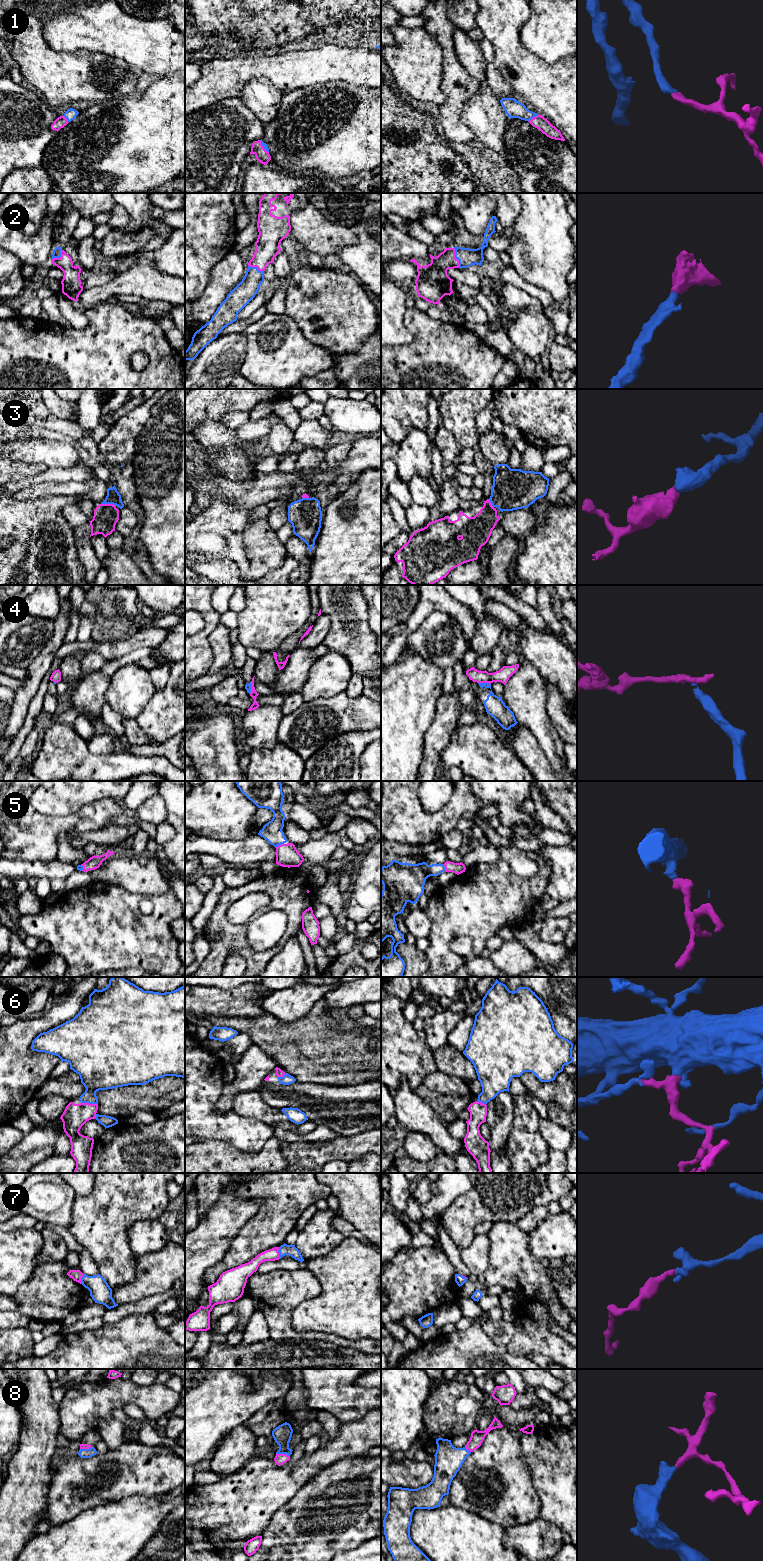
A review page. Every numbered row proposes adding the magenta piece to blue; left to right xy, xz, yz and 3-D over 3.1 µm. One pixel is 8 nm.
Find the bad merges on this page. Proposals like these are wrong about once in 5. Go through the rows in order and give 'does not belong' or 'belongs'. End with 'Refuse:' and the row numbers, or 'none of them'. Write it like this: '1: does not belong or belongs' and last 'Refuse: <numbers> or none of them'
1: belongs
2: belongs
3: belongs
4: does not belong
5: belongs
6: belongs
7: belongs
8: belongs
Refuse: 4

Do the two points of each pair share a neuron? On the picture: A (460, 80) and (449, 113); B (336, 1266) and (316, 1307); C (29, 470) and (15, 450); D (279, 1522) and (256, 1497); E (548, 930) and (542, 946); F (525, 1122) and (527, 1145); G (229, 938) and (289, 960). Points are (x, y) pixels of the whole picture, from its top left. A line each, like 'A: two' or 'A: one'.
A: one
B: one
C: two
D: two
E: two
F: one
G: two

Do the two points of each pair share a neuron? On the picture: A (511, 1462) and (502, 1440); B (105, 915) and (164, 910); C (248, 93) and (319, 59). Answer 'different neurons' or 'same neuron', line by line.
A: same neuron
B: same neuron
C: different neurons

